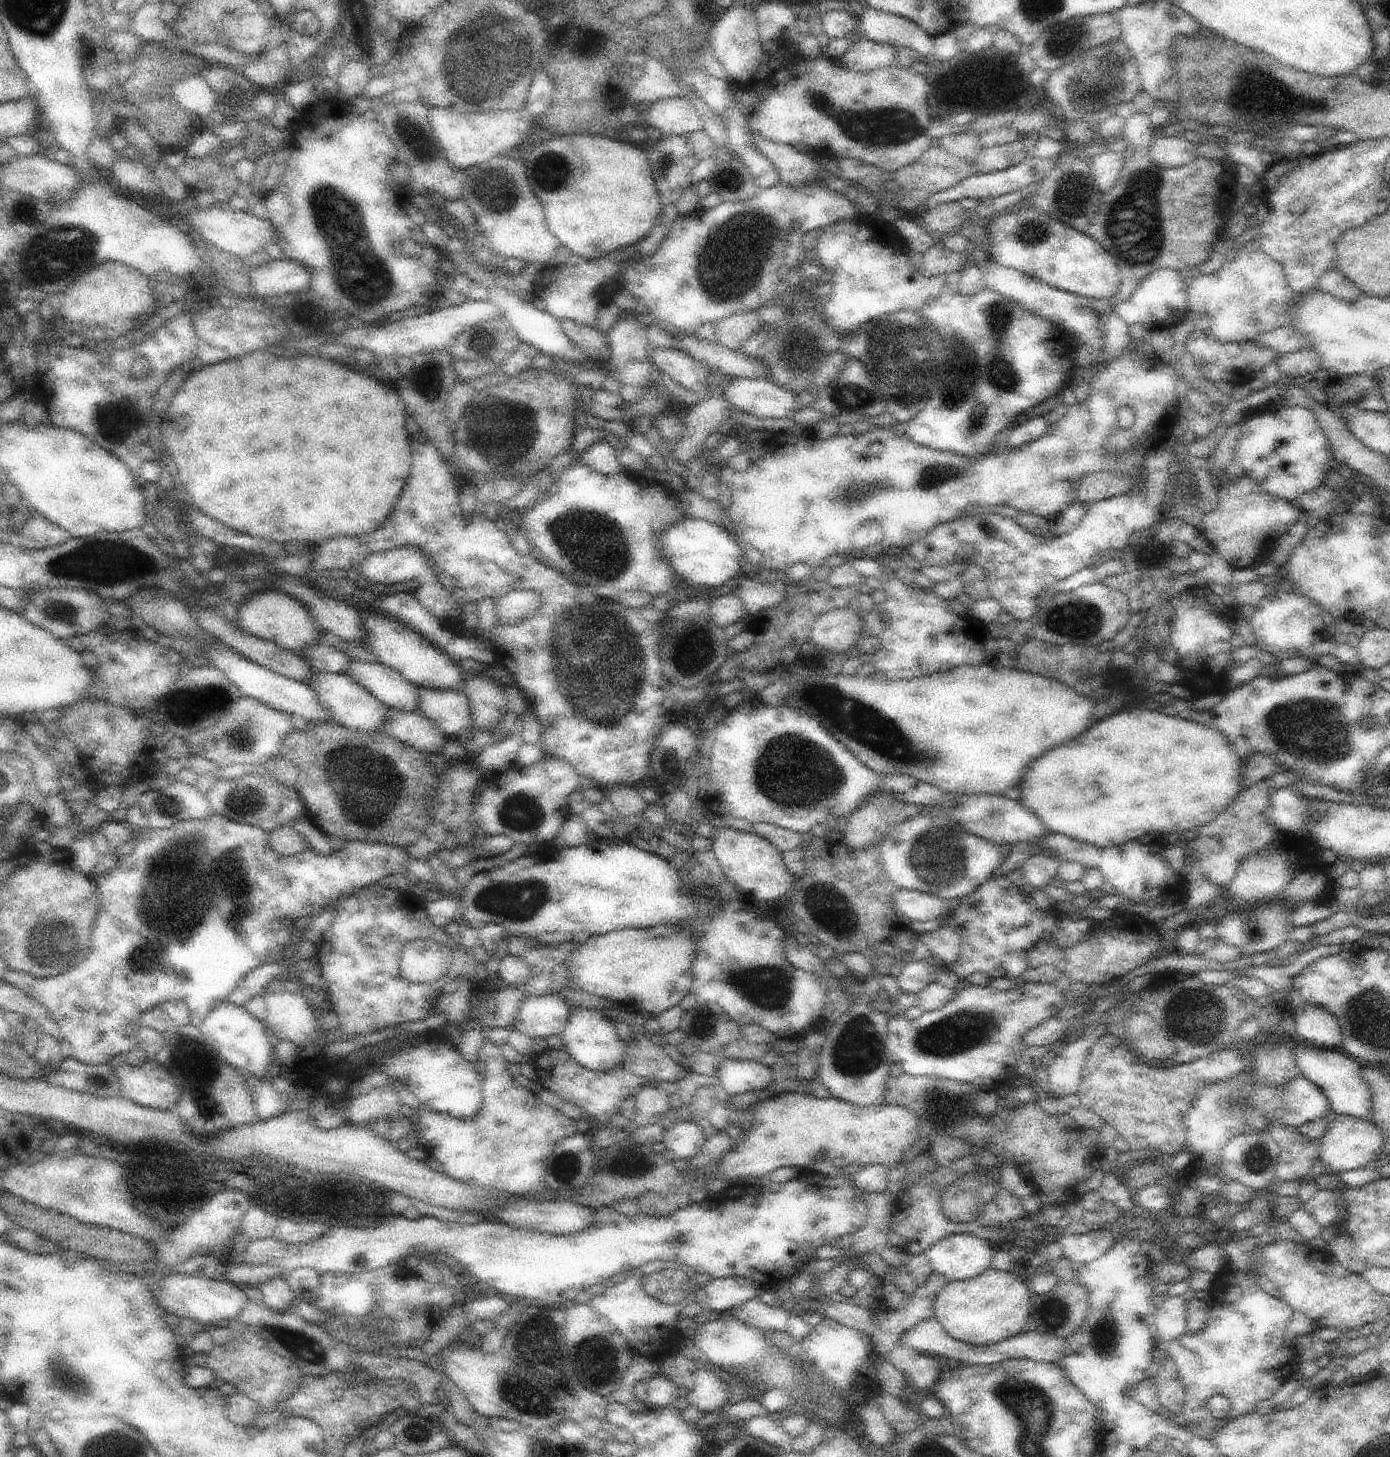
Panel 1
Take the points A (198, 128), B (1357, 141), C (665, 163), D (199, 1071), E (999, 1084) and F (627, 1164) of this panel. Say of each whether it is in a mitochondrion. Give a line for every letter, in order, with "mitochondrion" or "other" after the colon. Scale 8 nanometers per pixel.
A: other
B: other
C: mitochondrion
D: mitochondrion
E: other
F: mitochondrion

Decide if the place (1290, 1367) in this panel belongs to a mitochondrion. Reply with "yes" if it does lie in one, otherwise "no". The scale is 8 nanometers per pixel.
no

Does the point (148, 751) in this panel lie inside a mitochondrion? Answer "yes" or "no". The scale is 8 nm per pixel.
no

